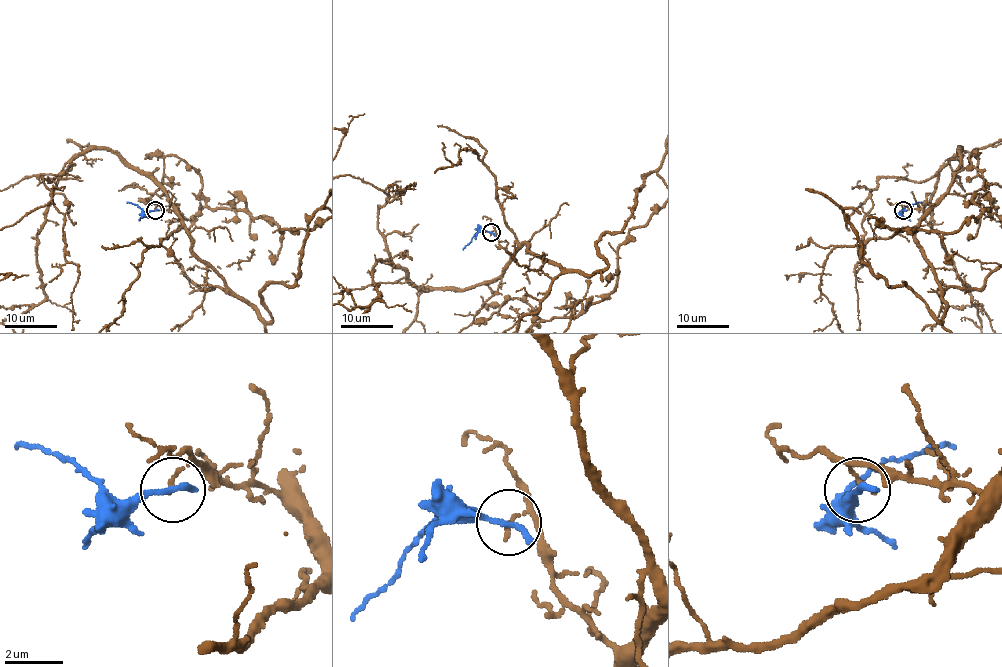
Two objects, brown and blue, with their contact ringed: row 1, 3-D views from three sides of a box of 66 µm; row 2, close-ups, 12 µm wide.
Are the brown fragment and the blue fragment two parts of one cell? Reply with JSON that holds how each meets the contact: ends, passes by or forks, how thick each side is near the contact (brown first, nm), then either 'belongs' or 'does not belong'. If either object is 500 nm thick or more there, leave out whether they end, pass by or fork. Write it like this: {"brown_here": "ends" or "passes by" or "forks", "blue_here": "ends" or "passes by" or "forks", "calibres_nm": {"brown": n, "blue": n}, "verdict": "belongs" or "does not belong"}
{"brown_here": "ends", "blue_here": "ends", "calibres_nm": {"brown": 150, "blue": 260}, "verdict": "does not belong"}

